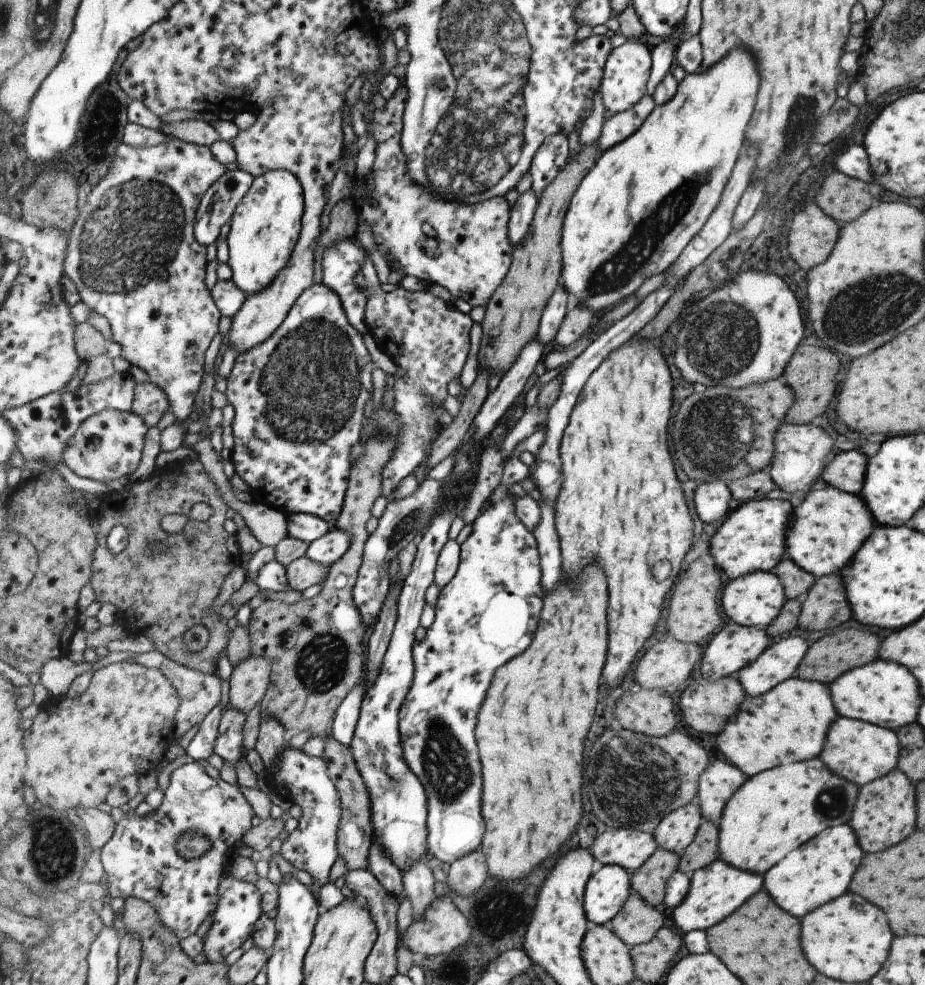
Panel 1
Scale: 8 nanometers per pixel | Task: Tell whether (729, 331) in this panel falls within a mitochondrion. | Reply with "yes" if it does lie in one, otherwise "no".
yes

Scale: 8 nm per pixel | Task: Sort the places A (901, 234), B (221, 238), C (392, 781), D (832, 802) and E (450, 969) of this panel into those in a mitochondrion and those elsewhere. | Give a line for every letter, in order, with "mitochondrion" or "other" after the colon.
A: other
B: other
C: mitochondrion
D: mitochondrion
E: mitochondrion

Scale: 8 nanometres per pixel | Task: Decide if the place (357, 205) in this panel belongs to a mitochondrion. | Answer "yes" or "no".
no

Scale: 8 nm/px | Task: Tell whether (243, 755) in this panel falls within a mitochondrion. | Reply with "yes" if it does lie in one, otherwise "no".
no

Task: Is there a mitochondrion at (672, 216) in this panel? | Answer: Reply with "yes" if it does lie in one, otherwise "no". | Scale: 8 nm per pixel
yes

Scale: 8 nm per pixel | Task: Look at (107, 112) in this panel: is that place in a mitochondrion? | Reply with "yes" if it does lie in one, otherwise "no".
yes

